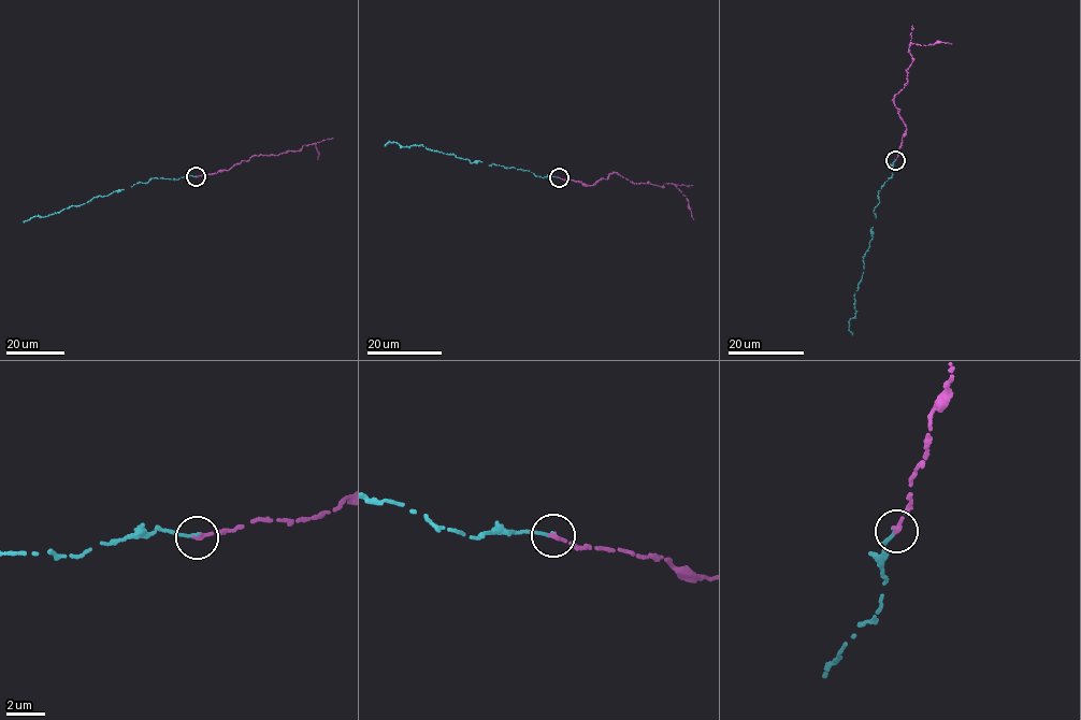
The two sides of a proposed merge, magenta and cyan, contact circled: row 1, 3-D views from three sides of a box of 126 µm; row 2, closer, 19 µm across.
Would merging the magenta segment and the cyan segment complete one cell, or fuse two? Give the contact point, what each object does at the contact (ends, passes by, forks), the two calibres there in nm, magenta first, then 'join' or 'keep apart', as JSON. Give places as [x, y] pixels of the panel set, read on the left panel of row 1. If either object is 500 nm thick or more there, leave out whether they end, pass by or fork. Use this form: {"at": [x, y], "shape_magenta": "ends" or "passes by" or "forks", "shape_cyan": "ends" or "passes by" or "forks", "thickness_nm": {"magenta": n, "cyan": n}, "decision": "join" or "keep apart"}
{"at": [196, 176], "shape_magenta": "ends", "shape_cyan": "ends", "thickness_nm": {"magenta": 240, "cyan": 160}, "decision": "join"}

